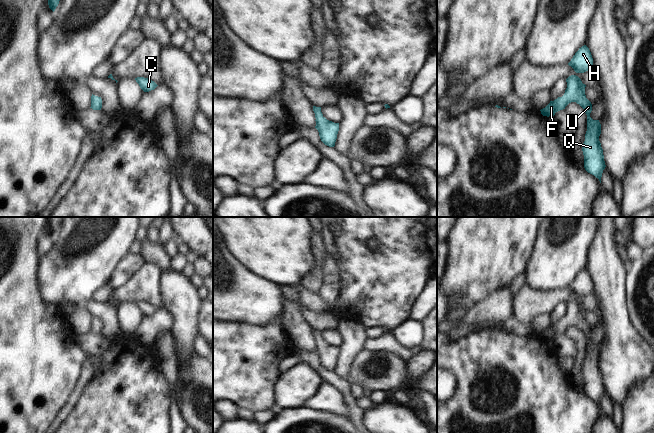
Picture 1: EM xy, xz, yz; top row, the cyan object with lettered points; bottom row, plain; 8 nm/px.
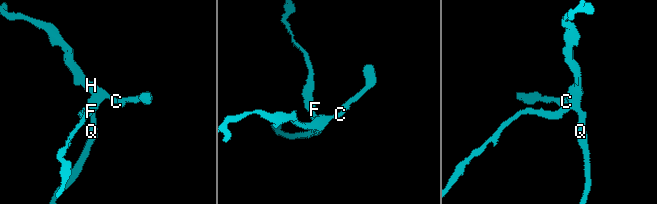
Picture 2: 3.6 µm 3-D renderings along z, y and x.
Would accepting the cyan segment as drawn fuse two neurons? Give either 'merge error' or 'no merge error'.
no merge error

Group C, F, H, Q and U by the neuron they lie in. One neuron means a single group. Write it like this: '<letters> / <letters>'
C F H Q U

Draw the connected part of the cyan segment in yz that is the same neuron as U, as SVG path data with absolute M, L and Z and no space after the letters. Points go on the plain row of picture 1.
M571 299L566 303L567 312L562 321L558 321L543 333L541 338L543 340L554 340L556 336L565 333L565 331L571 327L576 326L585 335L587 339L587 355L585 358L585 365L582 368L582 375L584 379L584 392L585 394L599 403L601 407L601 401L603 394L605 393L605 385L603 379L603 373L599 365L601 358L601 348L599 344L593 344L590 341L592 335L592 328L586 322L585 311L581 303L576 299Z

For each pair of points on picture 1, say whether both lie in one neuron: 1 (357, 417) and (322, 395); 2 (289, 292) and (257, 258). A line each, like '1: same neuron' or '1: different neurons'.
1: different neurons
2: different neurons

